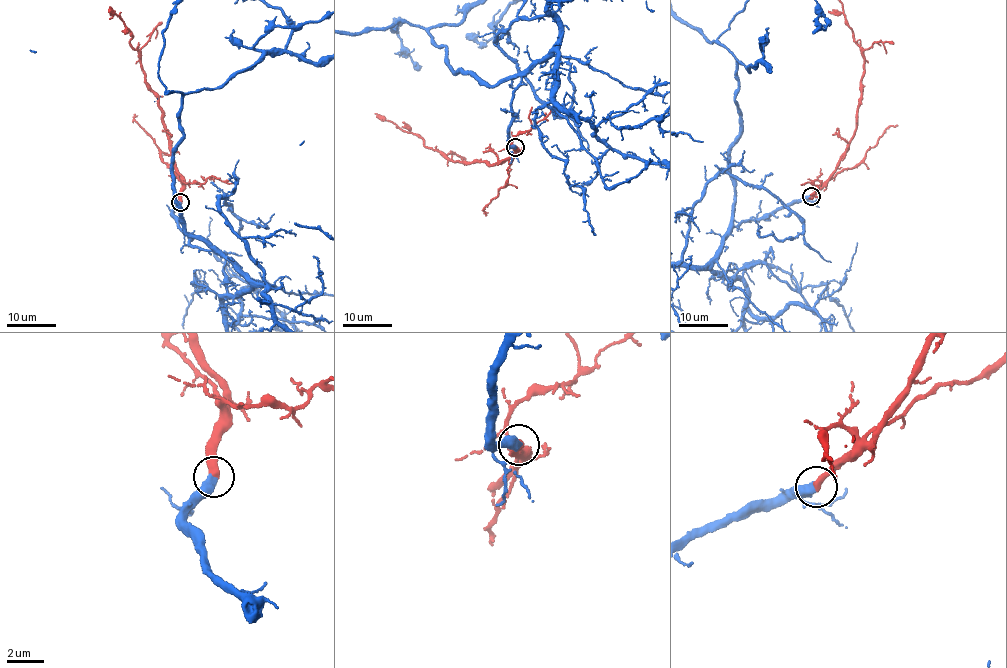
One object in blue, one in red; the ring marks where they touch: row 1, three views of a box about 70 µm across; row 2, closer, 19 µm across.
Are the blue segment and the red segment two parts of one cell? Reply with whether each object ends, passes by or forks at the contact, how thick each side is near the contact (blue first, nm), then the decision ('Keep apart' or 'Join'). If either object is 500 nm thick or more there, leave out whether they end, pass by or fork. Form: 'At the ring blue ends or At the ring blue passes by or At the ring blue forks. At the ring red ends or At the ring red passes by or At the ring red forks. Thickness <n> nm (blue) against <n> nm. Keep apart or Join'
Thickness 500 nm (blue) against 440 nm. Join

